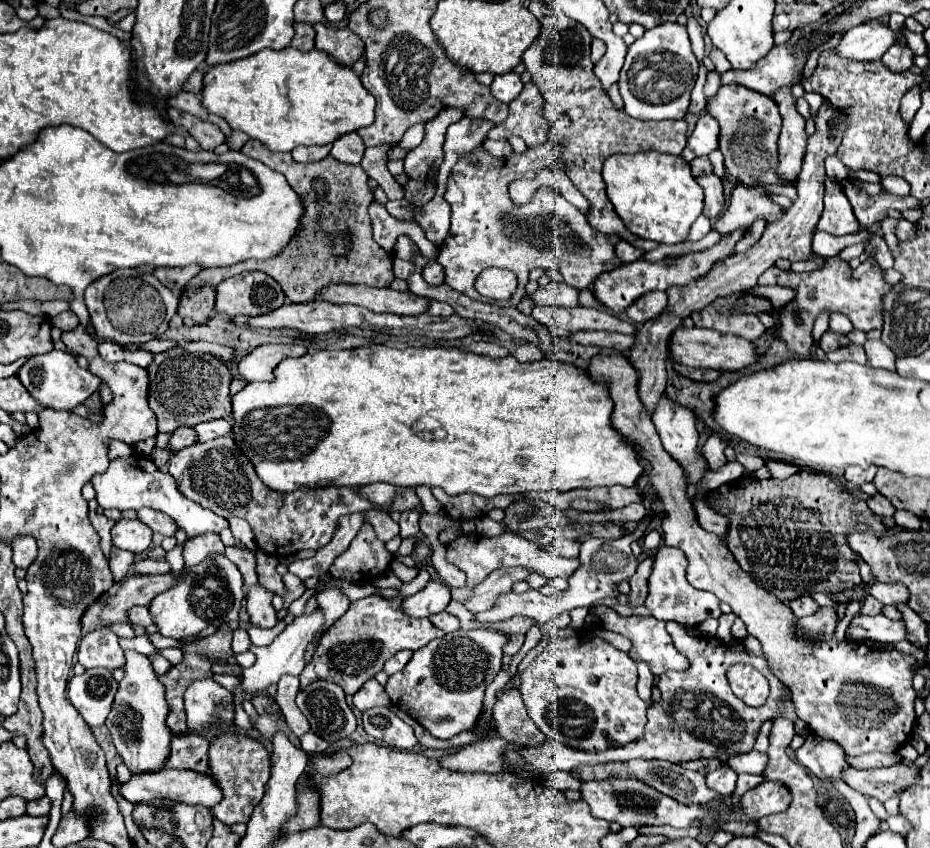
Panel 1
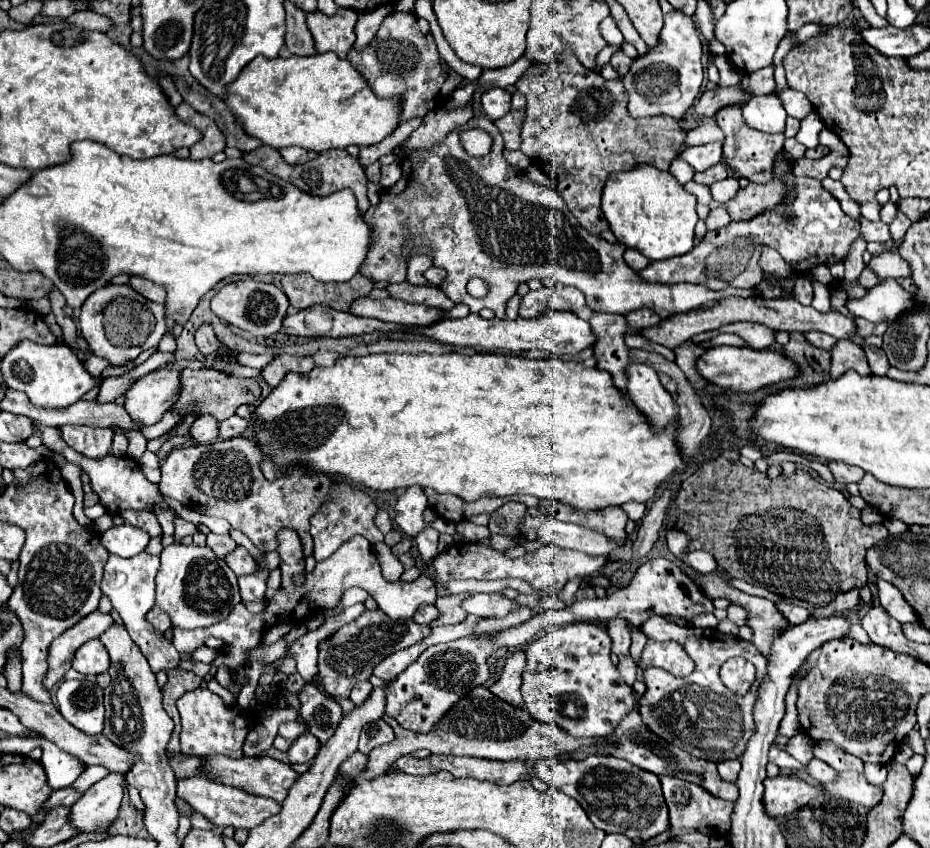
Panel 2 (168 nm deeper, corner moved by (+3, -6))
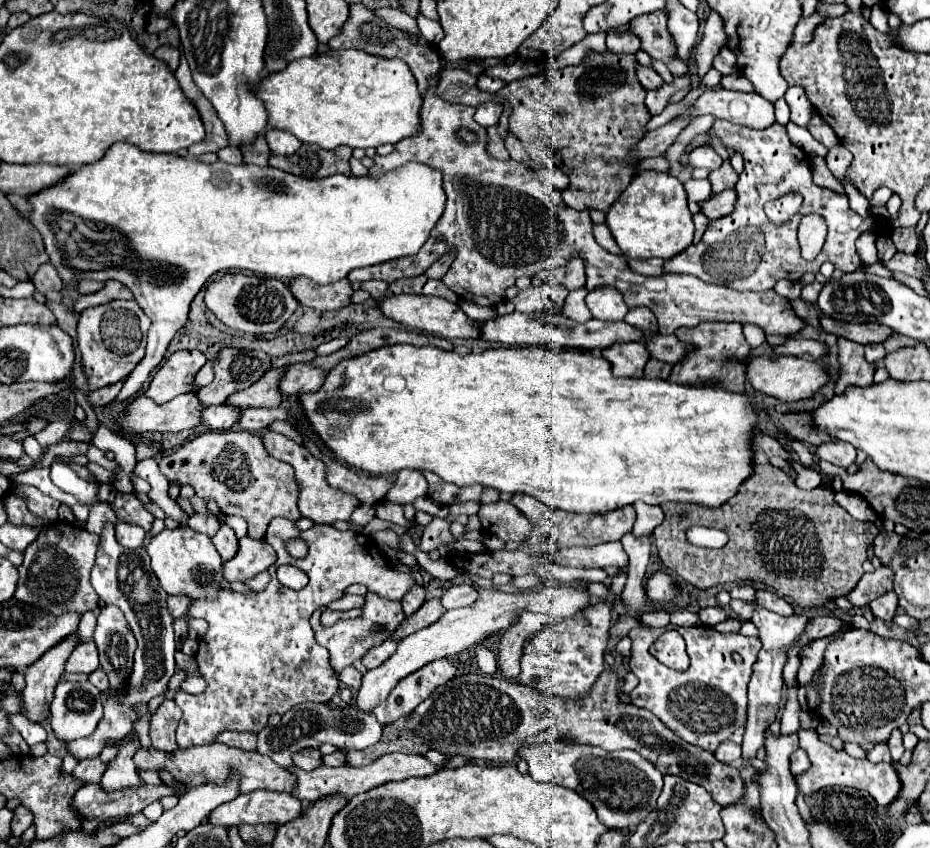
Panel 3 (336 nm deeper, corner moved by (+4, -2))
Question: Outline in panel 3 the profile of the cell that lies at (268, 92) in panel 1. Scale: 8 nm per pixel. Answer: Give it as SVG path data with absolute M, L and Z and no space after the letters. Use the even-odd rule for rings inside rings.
M340 49L316 53L312 57L292 61L284 71L262 79L258 89L260 99L268 111L268 125L290 131L304 143L318 143L322 149L336 149L348 145L352 149L368 149L384 143L396 145L406 137L416 137L420 127L422 95L408 65L398 57L378 57L360 49Z

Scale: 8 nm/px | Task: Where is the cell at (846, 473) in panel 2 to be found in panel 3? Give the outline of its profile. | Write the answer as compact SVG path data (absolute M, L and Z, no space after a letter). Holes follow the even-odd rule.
M828 441L828 443L822 443L818 447L816 455L824 461L830 461L838 467L848 469L856 459L856 449L850 443L844 443L844 441Z

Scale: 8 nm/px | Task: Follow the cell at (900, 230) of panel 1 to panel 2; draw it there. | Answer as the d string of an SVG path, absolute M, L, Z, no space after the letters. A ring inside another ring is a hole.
M861 219L861 235L865 237L865 241L879 241L883 245L893 245L893 239L891 239L891 233L889 233L889 225L877 221L877 223L871 223L867 219Z

